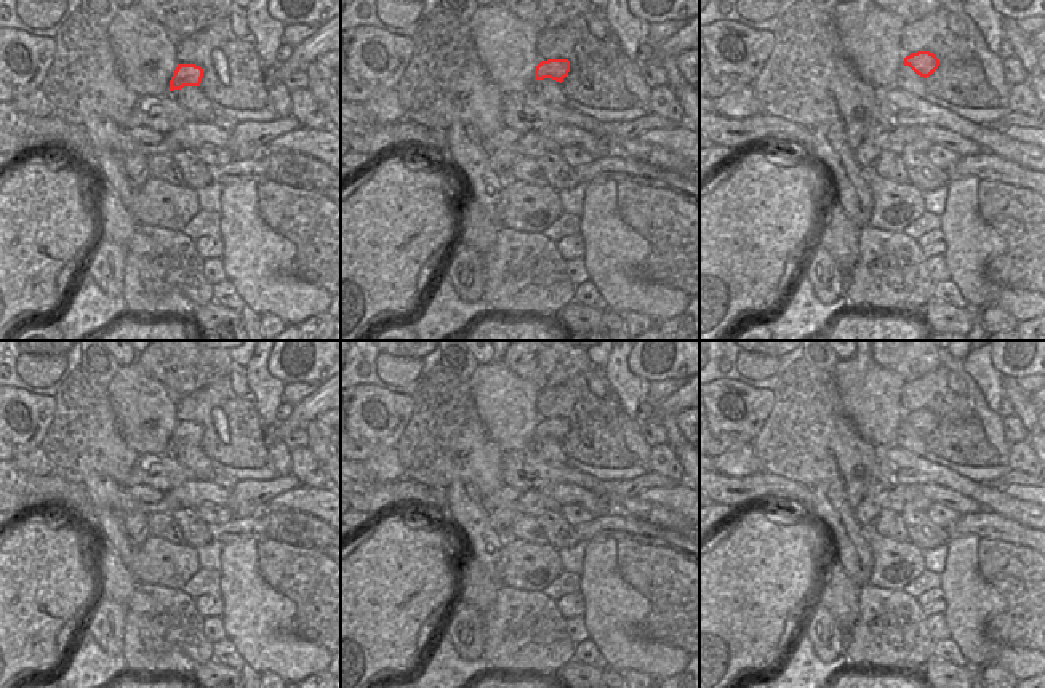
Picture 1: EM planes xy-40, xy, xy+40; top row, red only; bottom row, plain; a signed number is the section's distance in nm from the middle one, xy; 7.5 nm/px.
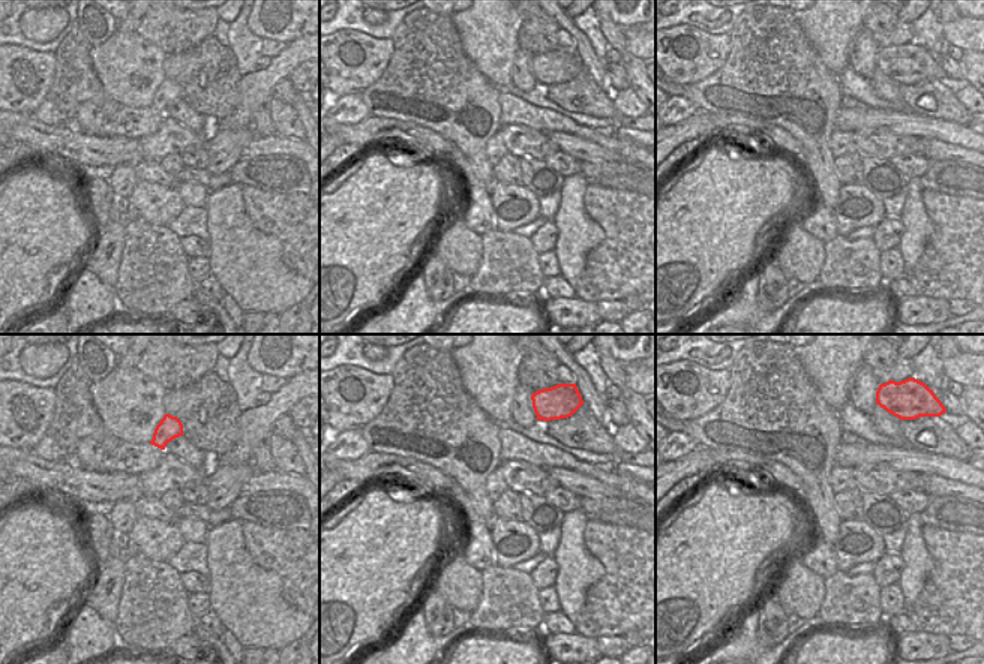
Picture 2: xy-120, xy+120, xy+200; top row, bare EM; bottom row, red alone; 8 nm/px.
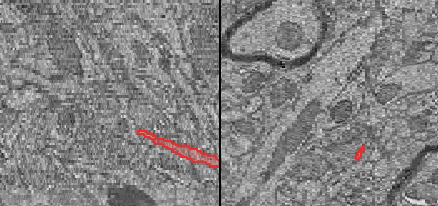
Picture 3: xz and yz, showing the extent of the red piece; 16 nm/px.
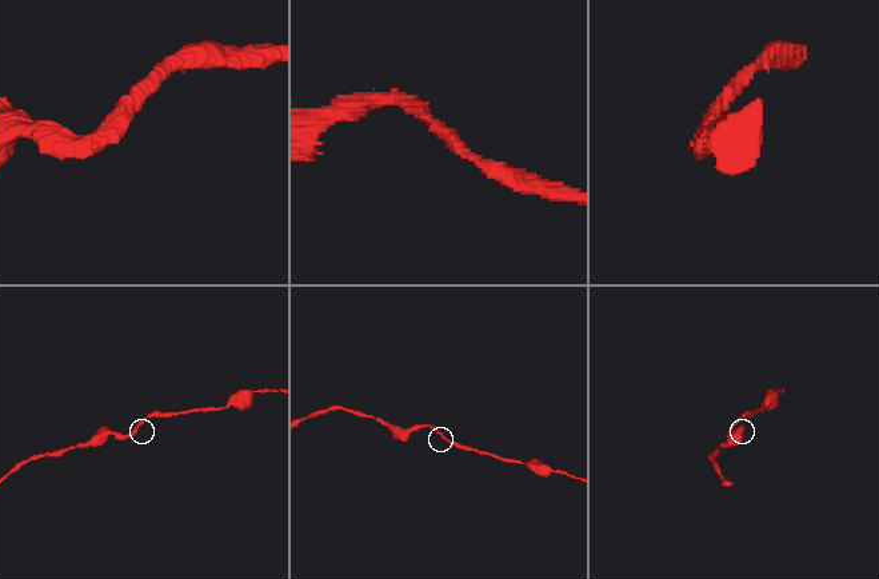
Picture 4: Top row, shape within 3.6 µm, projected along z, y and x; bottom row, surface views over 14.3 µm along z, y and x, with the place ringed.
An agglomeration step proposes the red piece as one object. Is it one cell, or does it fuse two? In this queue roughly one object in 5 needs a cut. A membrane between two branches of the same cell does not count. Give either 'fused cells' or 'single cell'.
single cell

